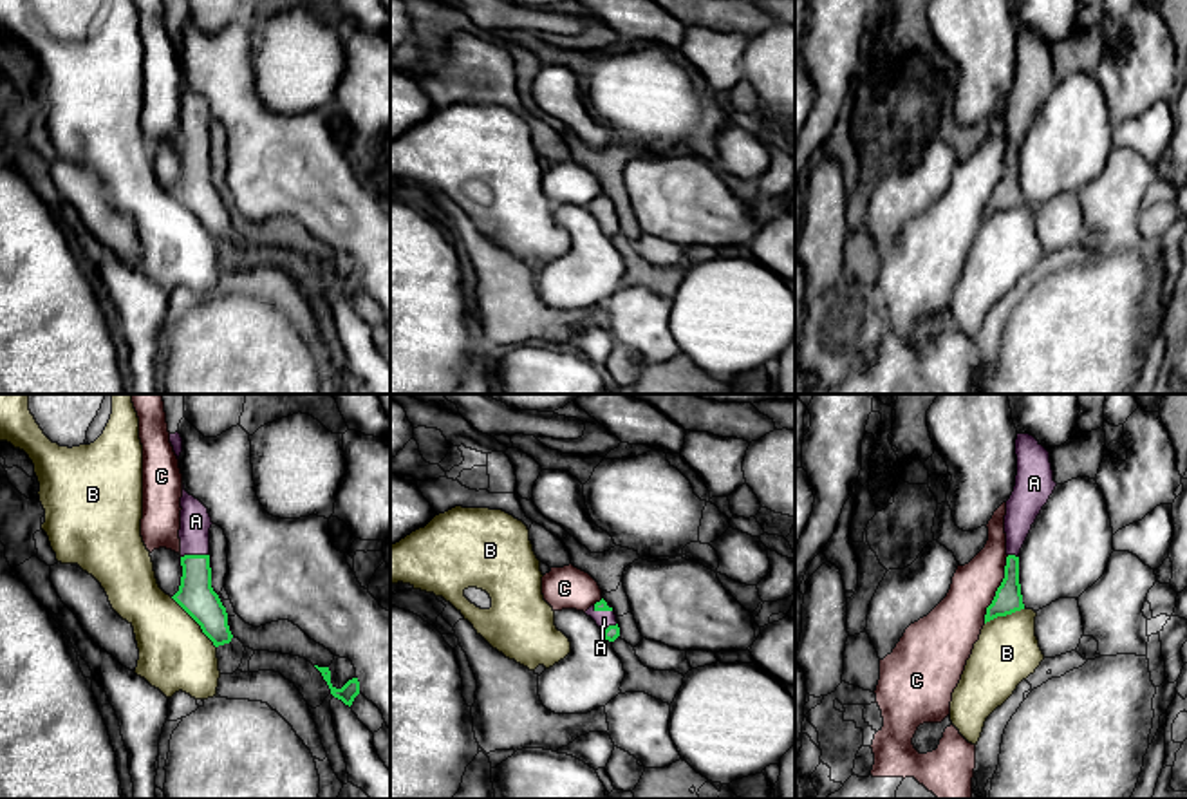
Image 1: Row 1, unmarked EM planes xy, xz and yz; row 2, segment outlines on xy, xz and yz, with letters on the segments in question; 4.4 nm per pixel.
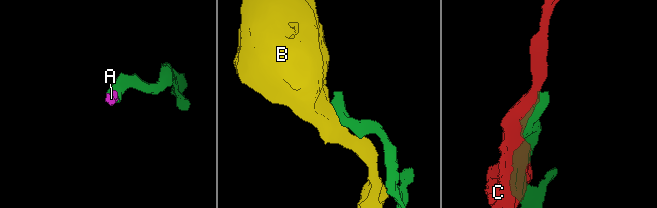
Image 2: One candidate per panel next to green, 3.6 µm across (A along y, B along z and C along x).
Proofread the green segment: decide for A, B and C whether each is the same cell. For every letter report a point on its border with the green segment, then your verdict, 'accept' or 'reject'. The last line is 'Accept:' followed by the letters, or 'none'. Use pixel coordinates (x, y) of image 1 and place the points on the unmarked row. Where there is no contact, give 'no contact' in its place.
A: xy (194, 150) | accept
B: xy (196, 216) | reject
C: yz (998, 185) | reject
Accept: A

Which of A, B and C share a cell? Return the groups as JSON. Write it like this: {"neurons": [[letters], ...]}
{"neurons": [["A"], ["B"], ["C"]]}

